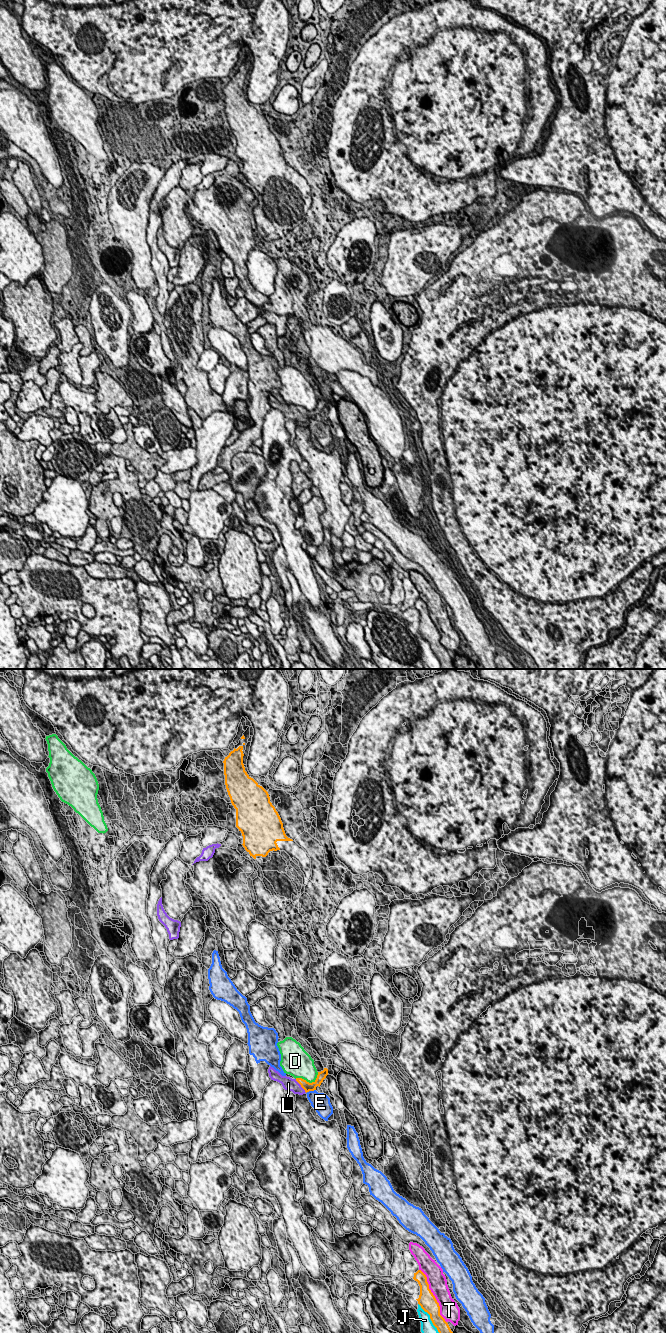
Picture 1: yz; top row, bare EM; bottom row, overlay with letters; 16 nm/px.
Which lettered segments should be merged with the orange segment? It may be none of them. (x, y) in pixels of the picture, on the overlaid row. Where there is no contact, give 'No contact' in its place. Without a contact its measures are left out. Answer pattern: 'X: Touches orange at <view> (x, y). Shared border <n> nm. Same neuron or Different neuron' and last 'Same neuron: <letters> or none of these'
D: Touches orange at yz (308, 1082). Shared border 400 nm. Different neuron
E: Touches orange at yz (310, 1090). Shared border 170 nm. Different neuron
J: Touches orange at yz (430, 1318). Shared border 600 nm. Different neuron
L: Touches orange at yz (301, 1086). Shared border 280 nm. Same neuron
T: Touches orange at yz (434, 1296). Shared border 950 nm. Different neuron
Same neuron: L

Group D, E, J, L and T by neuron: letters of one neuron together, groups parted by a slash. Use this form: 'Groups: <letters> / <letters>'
Groups: D / E / J / L / T

